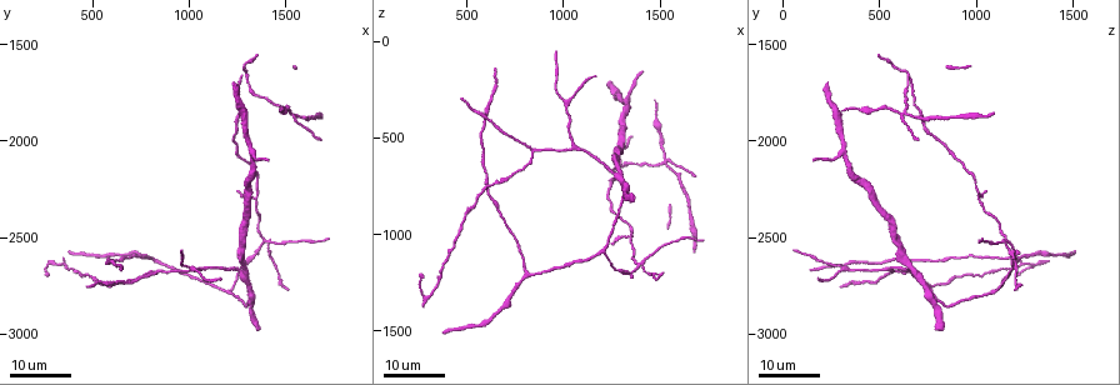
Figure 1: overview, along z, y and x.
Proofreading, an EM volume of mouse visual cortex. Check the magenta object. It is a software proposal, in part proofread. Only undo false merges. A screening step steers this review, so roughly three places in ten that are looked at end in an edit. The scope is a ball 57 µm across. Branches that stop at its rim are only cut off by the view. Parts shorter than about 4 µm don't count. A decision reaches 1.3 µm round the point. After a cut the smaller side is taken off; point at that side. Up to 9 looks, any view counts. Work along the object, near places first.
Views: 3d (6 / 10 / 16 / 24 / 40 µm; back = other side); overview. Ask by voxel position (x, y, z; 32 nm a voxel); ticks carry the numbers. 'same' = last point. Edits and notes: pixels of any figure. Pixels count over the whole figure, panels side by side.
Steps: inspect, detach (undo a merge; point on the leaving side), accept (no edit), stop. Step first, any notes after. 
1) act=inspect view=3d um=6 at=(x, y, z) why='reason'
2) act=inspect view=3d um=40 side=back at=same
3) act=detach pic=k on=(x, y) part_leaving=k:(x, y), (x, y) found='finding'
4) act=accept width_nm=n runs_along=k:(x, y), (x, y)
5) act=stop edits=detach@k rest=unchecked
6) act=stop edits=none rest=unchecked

act=inspect view=3d um=24 at=(1390, 2510, 1150) why='four-way junction'

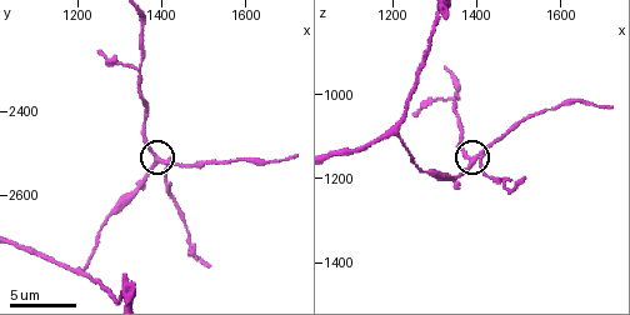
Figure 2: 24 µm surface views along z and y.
act=inspect view=3d um=6 at=(1390, 2505, 1155) why='closer look'

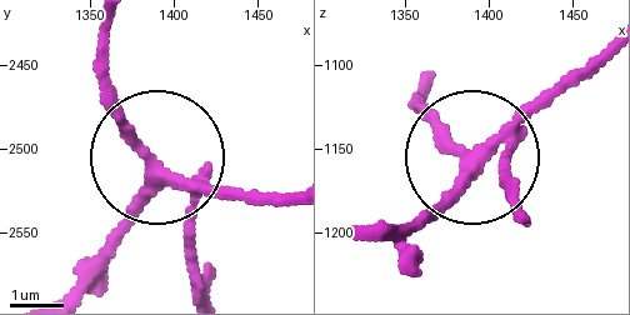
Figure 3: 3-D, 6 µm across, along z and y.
act=detach pic=3 on=(194, 249) side_arm_um=13 arms=4 found='a second neuron is stuck on'

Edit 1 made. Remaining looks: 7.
act=inspect view=3d um=24 at=(1020, 2660, 300) why='three-way junction'

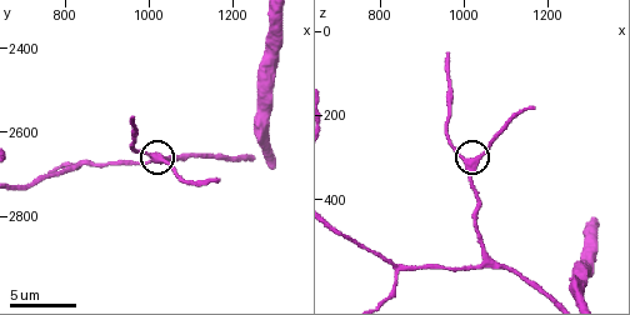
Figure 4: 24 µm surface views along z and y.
act=inspect view=3d um=6 at=(1015, 2665, 310)

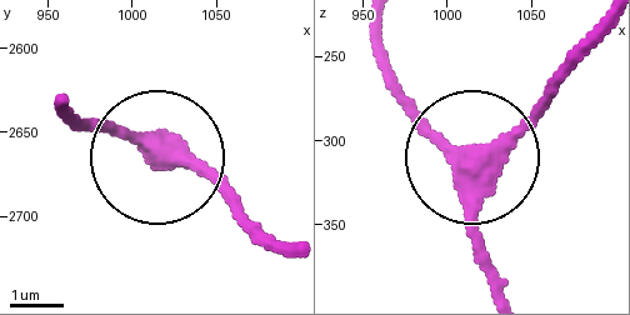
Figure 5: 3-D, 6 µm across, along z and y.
act=accept width_nm=380 runs_along=5:(498, 291), (470, 170), (586, 54) found='continuous, no second neuron'

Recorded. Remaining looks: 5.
act=inspect view=3d um=10 at=(840, 2675, 570)

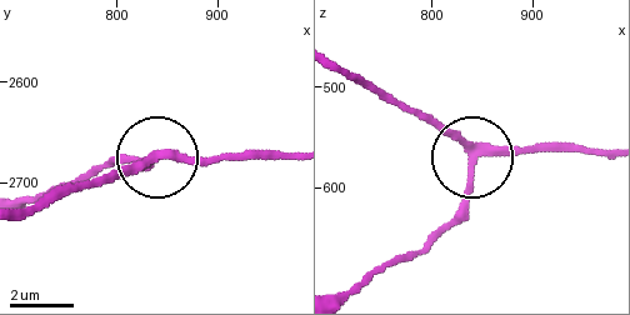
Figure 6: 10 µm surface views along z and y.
act=inspect view=3d um=6 at=(844, 2674, 572)

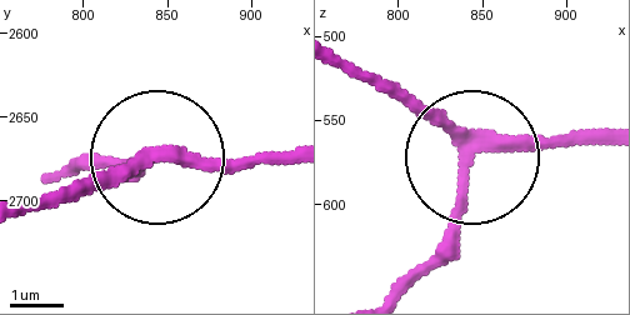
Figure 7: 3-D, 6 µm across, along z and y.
act=accept arms=3 found='continuous, no second neuron'

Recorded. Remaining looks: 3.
act=inspect view=3d um=16 at=(1310, 1650, 640) why='three-way junction'

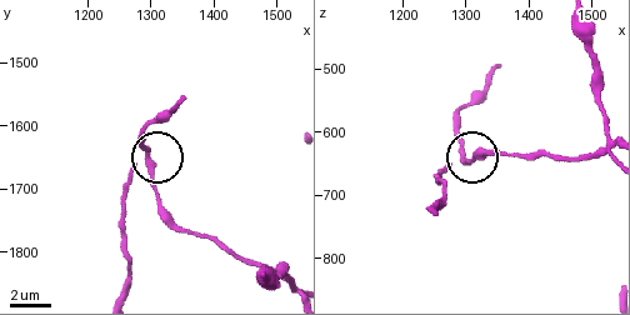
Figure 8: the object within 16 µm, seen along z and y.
act=inspect view=3d um=10 at=same

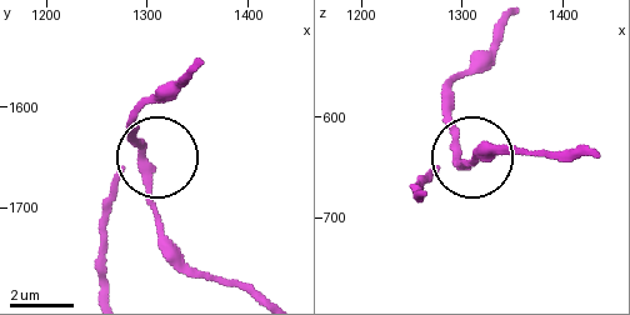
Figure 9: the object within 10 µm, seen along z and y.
act=inspect view=3d um=10 side=back at=(1298, 1652, 644)

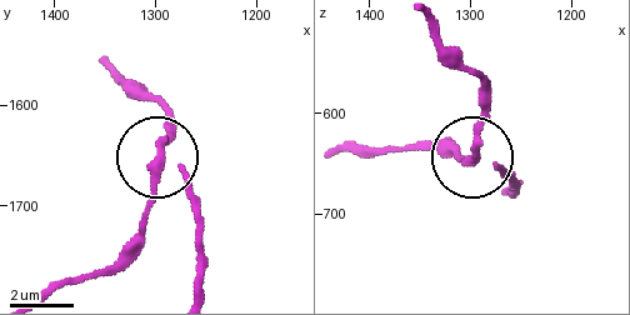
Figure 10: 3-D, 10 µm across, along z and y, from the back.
act=detach pic=10 on=(151, 181) side_arm_um=7 part_leaving=10:(161, 141), (136, 235), (96, 270), (40, 293) found='a second neuron is stuck on'

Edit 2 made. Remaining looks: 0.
act=stop edits=detach@3,detach@10 rest=unchecked

